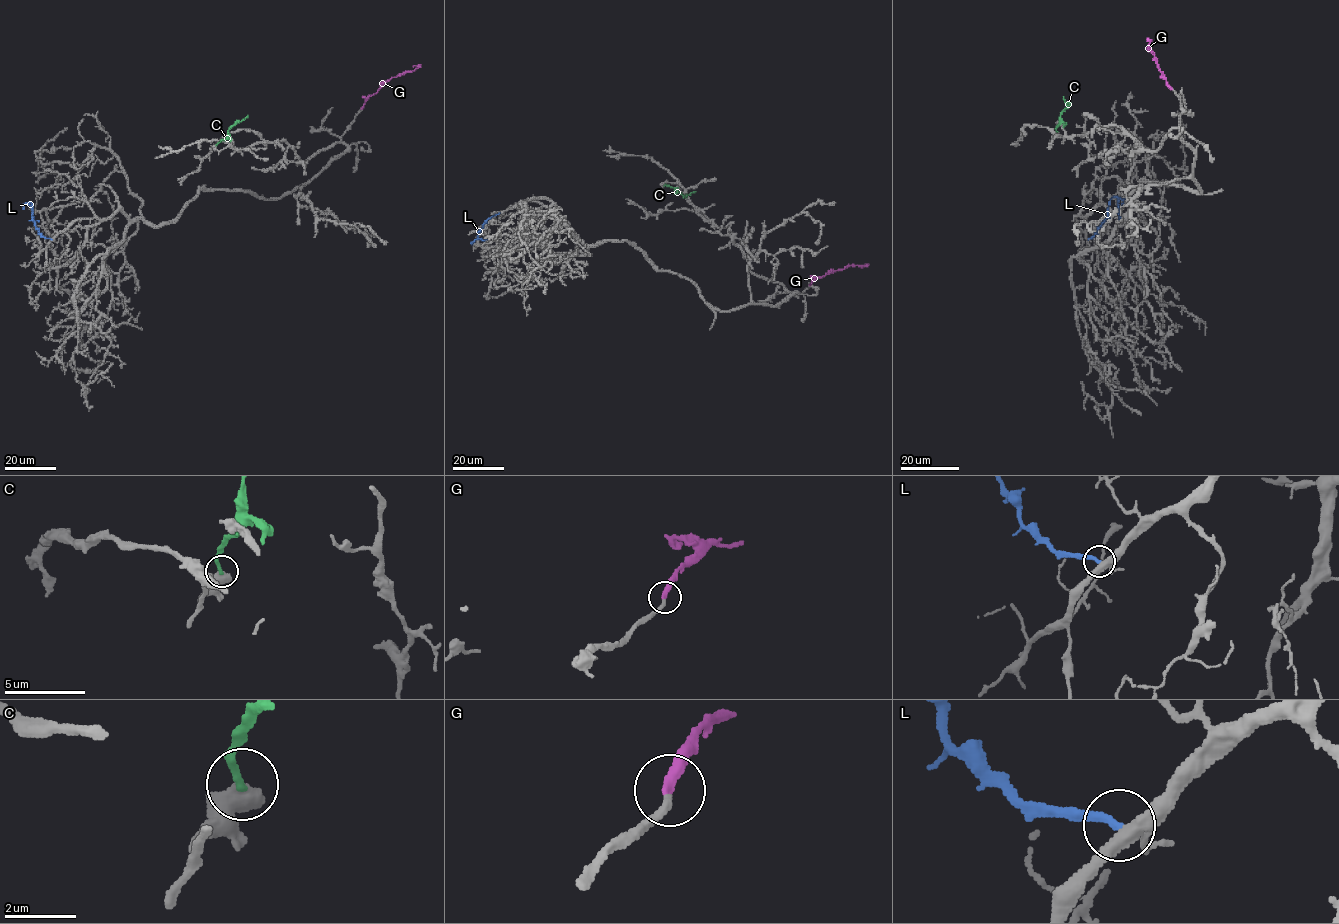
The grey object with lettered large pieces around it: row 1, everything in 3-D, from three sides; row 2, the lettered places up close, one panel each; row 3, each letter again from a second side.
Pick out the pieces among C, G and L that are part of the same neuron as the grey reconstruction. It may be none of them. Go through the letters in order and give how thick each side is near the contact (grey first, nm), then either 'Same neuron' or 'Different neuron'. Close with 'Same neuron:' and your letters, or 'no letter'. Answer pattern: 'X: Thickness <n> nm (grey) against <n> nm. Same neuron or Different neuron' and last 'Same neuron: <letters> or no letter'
C: Thickness 550 nm (grey) against 240 nm. Different neuron
G: Thickness 300 nm (grey) against 320 nm. Same neuron
L: Thickness 320 nm (grey) against 220 nm. Same neuron
Same neuron: G, L

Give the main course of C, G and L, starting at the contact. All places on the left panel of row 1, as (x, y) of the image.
C: (215, 145), (224, 140), (228, 129), (248, 115)
G: (362, 108), (365, 101), (383, 84), (417, 66), (412, 66)
L: (51, 239), (39, 233), (30, 202), (33, 218), (39, 221)

